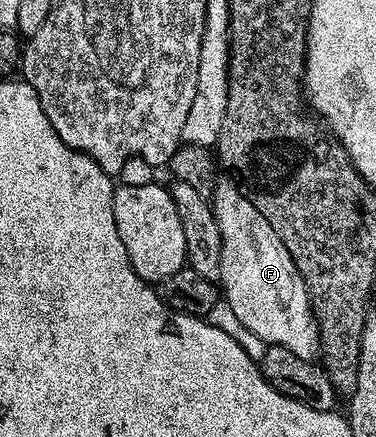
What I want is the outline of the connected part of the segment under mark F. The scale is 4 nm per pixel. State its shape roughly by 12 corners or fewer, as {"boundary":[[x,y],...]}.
{"boundary":[[234,178],[210,196],[222,302],[318,360],[319,321],[277,229]]}

